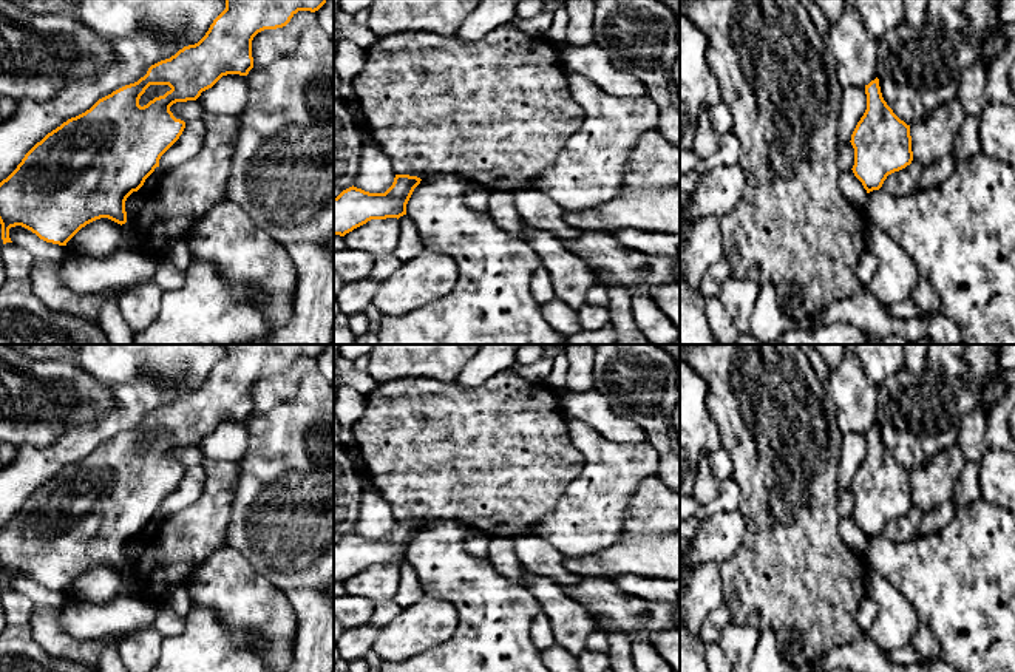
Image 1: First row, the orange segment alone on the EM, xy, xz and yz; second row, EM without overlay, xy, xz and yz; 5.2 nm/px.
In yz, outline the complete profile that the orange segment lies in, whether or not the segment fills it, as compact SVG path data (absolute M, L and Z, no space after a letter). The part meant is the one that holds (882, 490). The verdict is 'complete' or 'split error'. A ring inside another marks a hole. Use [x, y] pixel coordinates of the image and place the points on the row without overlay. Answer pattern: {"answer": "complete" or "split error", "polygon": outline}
{"answer": "complete", "polygon": "M879 425L865 431L867 456L857 468L851 491L853 519L867 539L879 536L888 521L911 510L910 471L901 467L882 443Z"}

